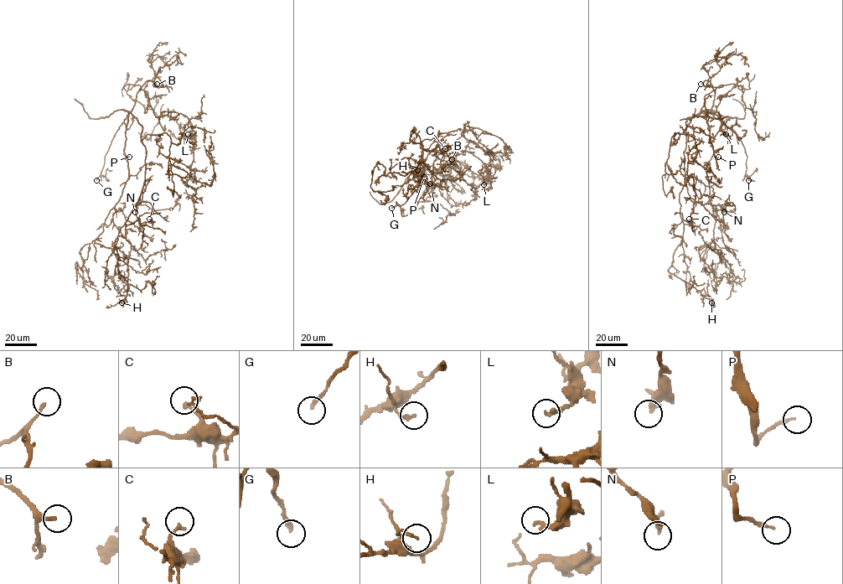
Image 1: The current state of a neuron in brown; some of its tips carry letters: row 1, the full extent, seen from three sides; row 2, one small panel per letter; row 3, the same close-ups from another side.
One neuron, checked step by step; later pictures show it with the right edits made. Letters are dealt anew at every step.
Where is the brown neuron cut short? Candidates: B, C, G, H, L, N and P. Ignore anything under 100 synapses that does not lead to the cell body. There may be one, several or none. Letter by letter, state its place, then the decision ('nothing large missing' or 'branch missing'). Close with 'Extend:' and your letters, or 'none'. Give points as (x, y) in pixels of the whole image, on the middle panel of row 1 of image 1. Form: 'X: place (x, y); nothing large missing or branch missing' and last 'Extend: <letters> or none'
B: place (452, 159); branch missing
C: place (445, 148); nothing large missing
G: place (391, 208); branch missing
H: place (417, 170); nothing large missing
L: place (483, 184); nothing large missing
N: place (430, 183); nothing large missing
P: place (424, 177); branch missing
Extend: B, G, P

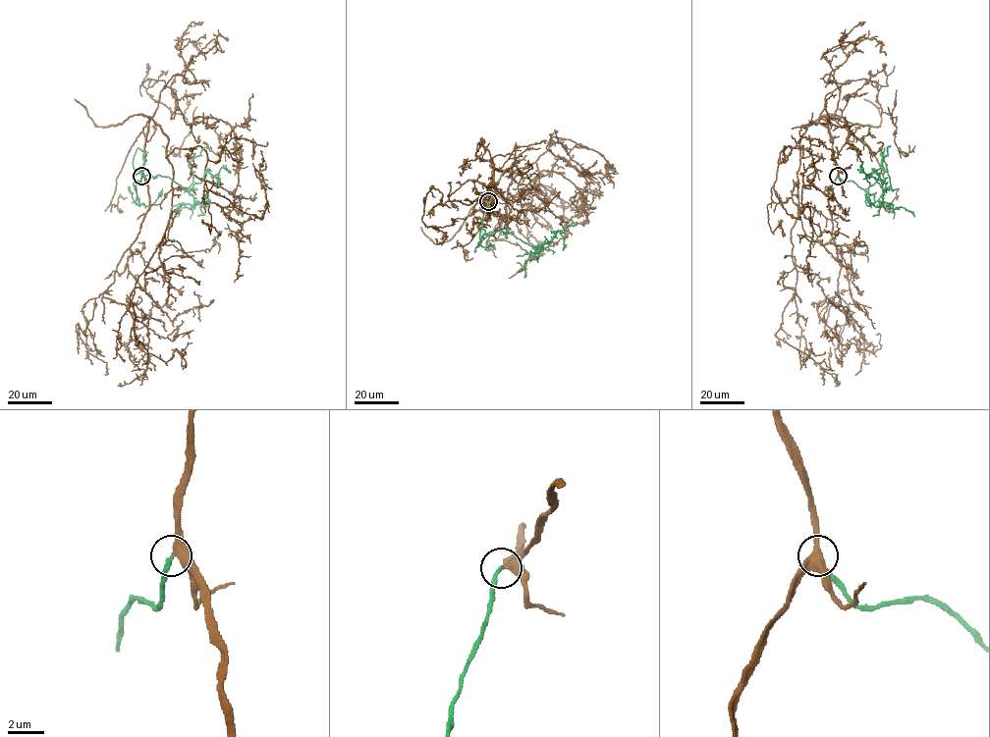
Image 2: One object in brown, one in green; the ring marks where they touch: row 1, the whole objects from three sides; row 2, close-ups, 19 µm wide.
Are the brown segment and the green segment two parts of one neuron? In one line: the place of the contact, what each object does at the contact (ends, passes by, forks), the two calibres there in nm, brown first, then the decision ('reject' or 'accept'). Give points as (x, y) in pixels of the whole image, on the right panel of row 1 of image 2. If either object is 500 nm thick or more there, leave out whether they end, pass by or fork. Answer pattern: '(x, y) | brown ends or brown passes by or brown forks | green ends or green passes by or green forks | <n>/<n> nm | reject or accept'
(838, 176) | brown forks | green ends | 340/200 nm | accept

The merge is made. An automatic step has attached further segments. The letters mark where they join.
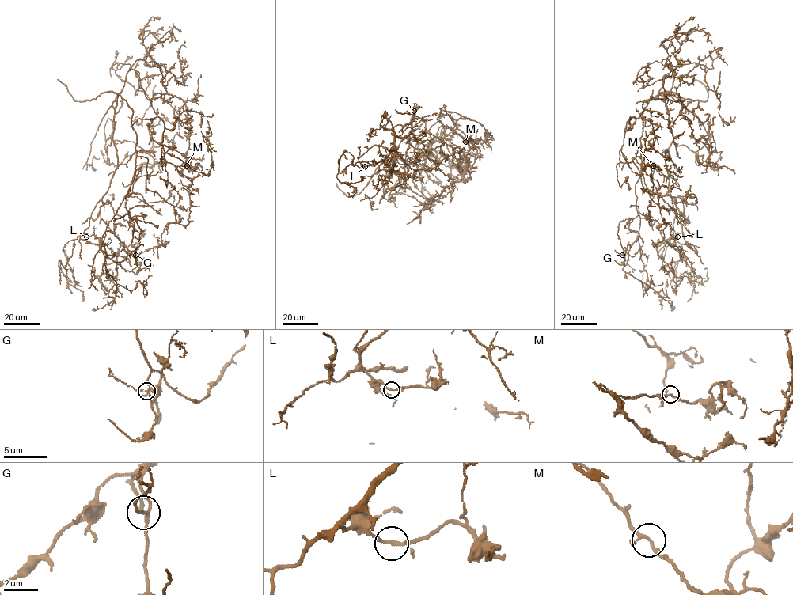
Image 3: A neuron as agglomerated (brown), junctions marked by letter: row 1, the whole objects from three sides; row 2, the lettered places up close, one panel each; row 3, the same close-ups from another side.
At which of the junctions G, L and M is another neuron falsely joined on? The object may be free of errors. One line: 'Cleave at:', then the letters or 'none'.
Cleave at: none

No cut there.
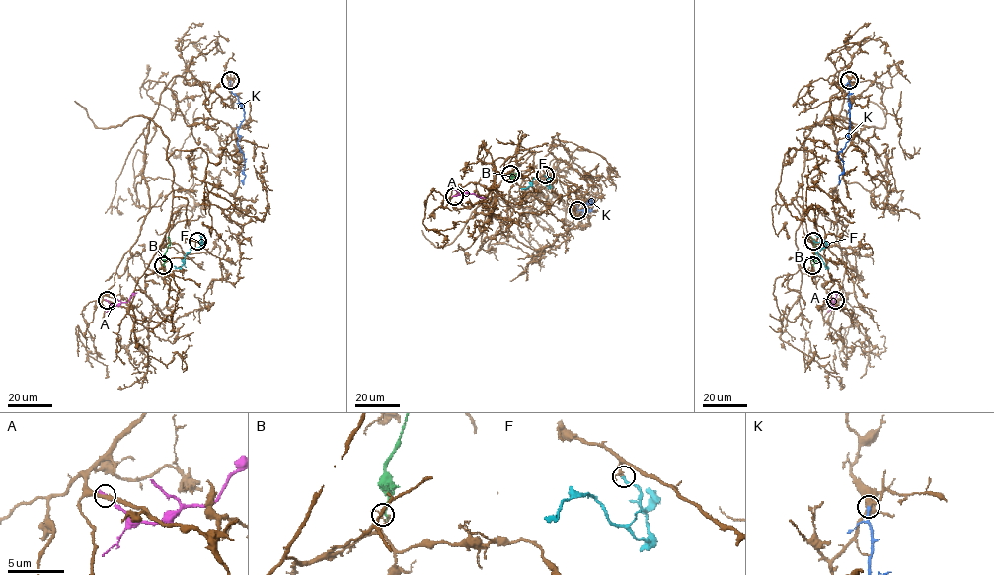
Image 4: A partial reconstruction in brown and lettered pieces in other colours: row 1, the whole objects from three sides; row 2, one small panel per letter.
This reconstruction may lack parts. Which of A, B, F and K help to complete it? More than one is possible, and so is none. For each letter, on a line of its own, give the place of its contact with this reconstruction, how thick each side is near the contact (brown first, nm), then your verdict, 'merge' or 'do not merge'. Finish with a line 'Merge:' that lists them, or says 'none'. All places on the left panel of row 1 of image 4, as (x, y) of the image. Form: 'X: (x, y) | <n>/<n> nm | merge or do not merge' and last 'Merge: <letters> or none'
A: (107, 300) | 260/240 nm | do not merge
B: (163, 265) | 130/200 nm | do not merge
F: (197, 241) | 200/200 nm | merge
K: (230, 80) | 400/220 nm | do not merge
Merge: F

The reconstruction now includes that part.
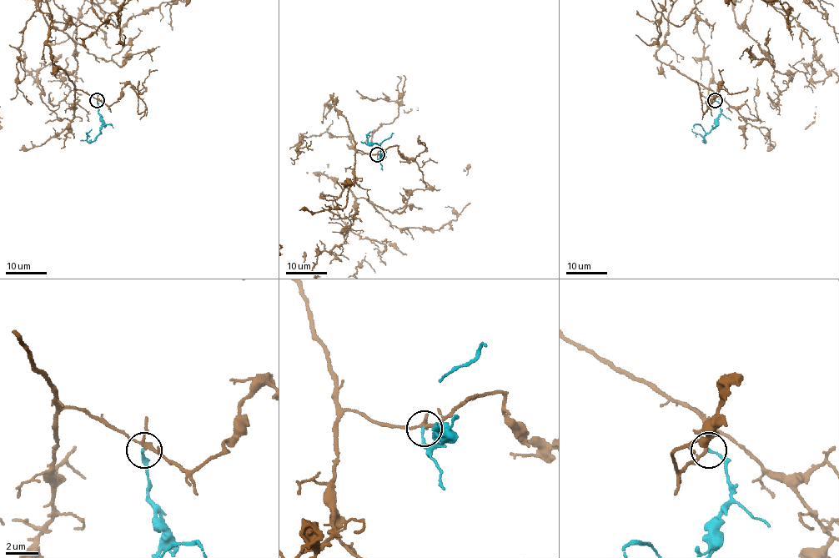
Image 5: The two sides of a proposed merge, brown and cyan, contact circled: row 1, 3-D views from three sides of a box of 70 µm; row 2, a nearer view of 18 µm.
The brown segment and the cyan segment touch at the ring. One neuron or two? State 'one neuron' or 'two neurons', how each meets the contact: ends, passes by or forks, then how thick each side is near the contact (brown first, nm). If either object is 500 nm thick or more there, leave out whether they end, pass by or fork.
one neuron; brown forks there; cyan ends there; 170 nm thick on the brown side, 140 nm on the other

